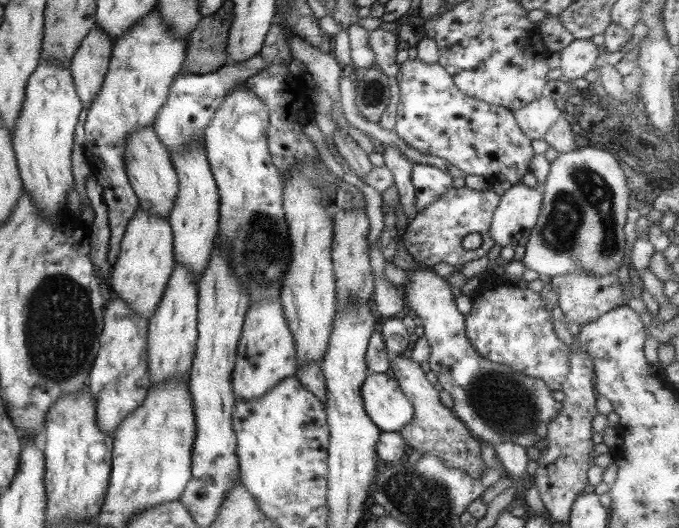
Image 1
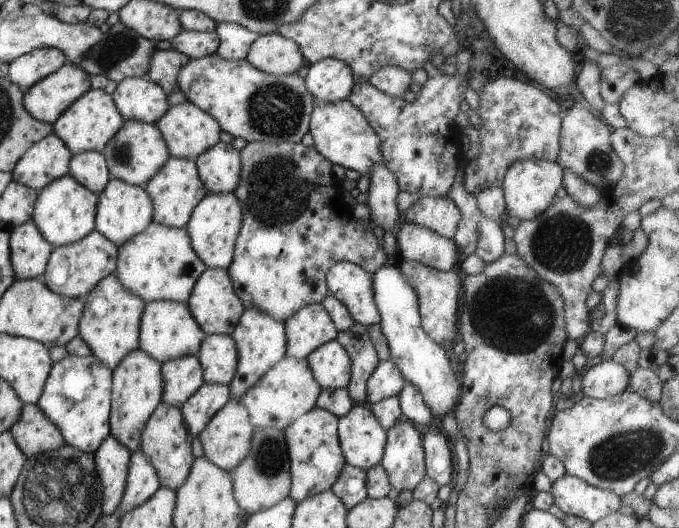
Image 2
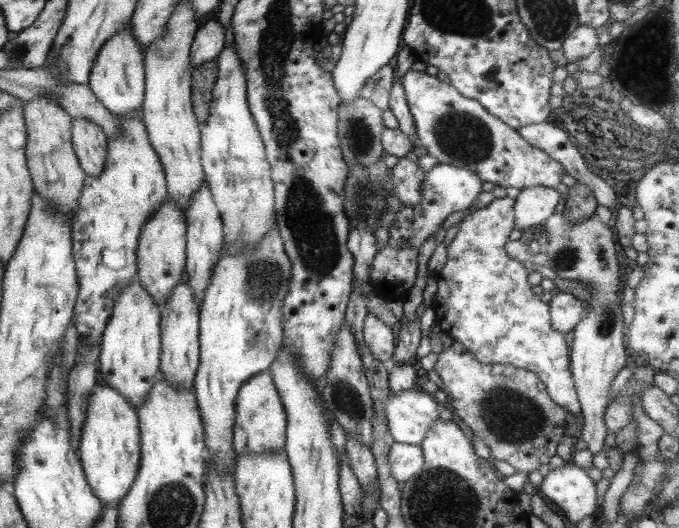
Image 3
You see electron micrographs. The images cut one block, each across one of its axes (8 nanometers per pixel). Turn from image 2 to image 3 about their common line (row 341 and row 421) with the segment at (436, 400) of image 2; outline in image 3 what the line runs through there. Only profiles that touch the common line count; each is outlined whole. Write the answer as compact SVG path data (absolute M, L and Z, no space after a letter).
M405 390L391 394L385 401L389 434L395 442L419 445L433 421L437 421L437 401L422 390Z

